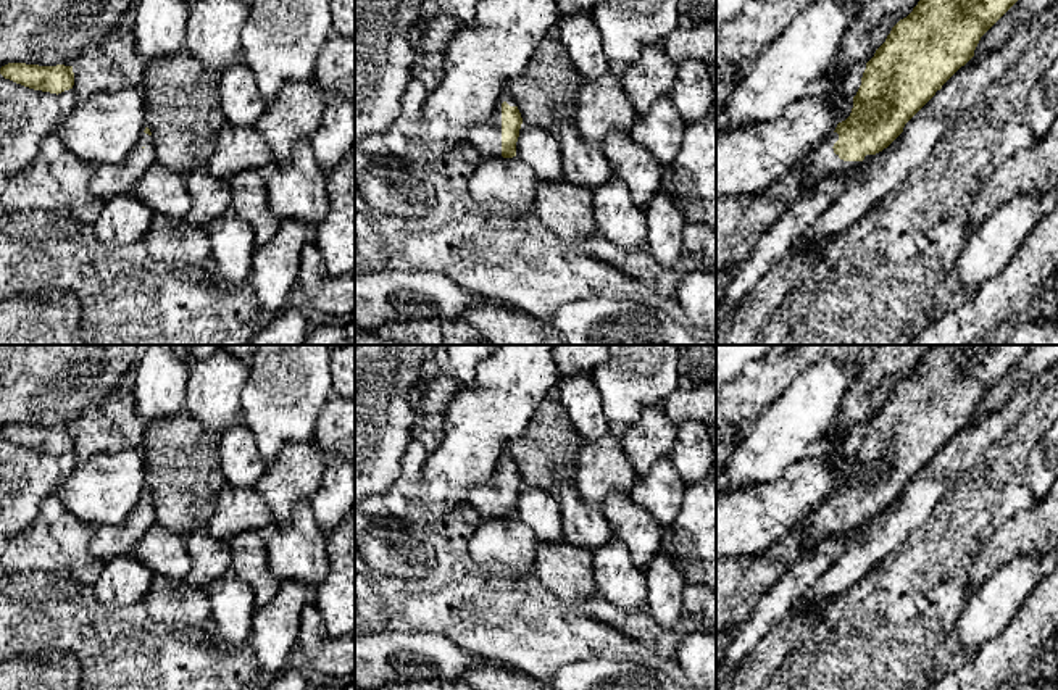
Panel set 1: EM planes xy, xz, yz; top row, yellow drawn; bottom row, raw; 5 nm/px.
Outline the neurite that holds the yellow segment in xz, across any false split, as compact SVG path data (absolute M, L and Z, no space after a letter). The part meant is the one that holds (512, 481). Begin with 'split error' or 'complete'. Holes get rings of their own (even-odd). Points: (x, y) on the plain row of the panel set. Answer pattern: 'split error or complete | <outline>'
split error | M503 450L497 459L494 476L469 492L468 503L481 521L513 519L516 518L521 485L523 479L513 456L508 450Z

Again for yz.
split error | M934 345L913 372L900 380L885 403L866 424L861 447L853 458L850 477L839 484L832 497L805 521L803 551L829 537L843 537L866 527L873 518L887 509L905 485L935 456L937 451L973 418L981 398L1035 345Z

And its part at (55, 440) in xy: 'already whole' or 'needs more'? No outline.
already whole

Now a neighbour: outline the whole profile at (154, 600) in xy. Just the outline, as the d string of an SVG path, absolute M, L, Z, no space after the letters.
M155 576L144 603L148 616L165 626L198 627L203 619L211 619L206 588L195 587L185 579Z

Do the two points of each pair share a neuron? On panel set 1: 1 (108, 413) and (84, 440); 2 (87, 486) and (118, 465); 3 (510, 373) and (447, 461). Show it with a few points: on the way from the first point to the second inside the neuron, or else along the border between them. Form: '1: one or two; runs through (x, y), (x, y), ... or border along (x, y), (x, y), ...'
1: one; runs through (105, 419), (91, 434)
2: one; runs through (95, 486), (110, 473)
3: one; runs through (504, 395), (470, 439)

